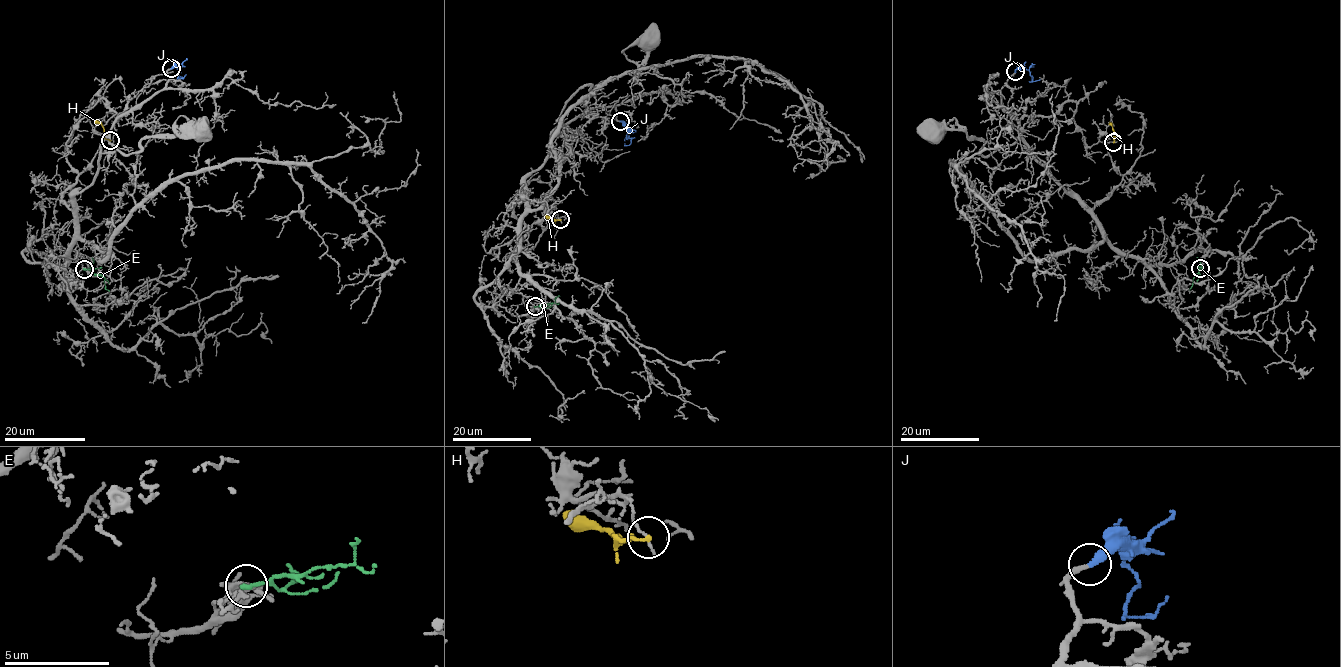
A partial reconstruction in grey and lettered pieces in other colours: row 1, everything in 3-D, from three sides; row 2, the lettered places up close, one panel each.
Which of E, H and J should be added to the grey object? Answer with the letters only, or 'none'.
J

